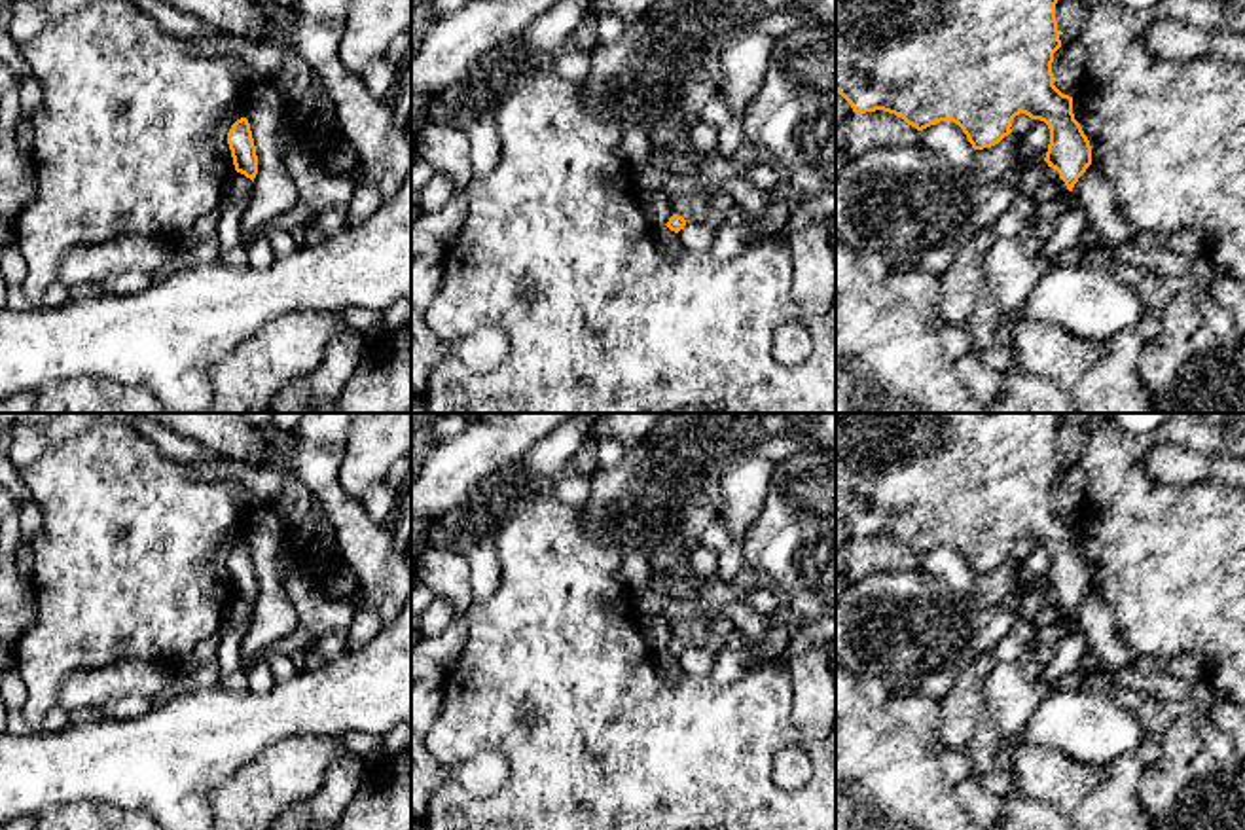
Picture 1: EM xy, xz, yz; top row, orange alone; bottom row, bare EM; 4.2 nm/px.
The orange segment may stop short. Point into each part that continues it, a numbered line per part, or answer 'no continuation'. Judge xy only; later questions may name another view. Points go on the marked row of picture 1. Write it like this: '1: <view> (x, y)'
no continuation

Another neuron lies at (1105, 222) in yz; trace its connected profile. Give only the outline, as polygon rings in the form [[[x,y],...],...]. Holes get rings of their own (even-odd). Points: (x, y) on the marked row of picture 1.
[[[1090,165],[1071,193],[1078,197],[1086,210],[1092,239],[1114,248],[1131,243],[1137,229],[1118,210],[1114,191],[1099,167]]]

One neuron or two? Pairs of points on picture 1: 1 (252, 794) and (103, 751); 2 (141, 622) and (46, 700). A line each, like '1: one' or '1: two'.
1: two
2: one

